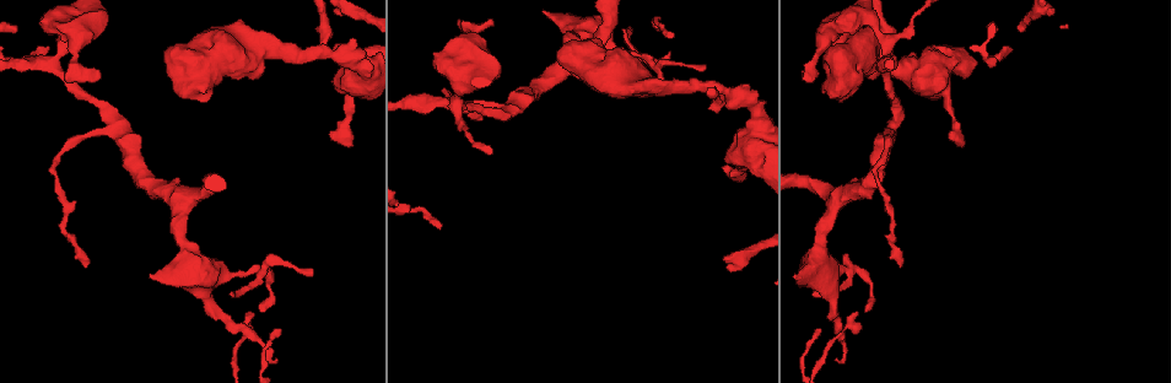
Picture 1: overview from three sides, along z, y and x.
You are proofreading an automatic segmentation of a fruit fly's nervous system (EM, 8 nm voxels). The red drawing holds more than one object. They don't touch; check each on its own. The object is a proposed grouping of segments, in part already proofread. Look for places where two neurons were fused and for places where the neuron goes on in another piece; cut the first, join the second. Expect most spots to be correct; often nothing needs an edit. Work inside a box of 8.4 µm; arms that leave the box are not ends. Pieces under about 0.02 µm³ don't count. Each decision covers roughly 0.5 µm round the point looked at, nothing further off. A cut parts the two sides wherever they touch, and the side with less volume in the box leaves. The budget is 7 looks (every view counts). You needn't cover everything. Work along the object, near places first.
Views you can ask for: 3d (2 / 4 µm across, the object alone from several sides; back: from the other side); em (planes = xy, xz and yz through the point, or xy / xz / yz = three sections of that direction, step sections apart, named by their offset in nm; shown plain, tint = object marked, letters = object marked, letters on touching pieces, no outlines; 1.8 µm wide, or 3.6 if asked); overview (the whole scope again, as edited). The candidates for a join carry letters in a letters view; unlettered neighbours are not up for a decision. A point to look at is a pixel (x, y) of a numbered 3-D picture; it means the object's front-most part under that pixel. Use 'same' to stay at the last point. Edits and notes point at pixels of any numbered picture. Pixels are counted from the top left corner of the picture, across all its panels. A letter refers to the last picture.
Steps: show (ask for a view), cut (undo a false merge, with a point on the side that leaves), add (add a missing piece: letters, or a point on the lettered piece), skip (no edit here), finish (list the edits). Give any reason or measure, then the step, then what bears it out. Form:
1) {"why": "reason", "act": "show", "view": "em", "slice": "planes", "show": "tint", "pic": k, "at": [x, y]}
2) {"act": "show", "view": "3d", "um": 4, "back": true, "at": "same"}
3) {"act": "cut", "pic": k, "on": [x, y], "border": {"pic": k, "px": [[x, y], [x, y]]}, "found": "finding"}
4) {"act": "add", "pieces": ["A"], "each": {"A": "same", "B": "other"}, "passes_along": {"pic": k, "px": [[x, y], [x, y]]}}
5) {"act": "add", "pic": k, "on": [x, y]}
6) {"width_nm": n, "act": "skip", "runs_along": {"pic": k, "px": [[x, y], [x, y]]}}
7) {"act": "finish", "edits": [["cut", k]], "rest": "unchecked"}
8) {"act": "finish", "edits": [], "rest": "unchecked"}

{"why": "three-way junction", "act": "show", "view": "em", "slice": "planes", "show": "letters", "pic": 1, "at": [831, 206]}

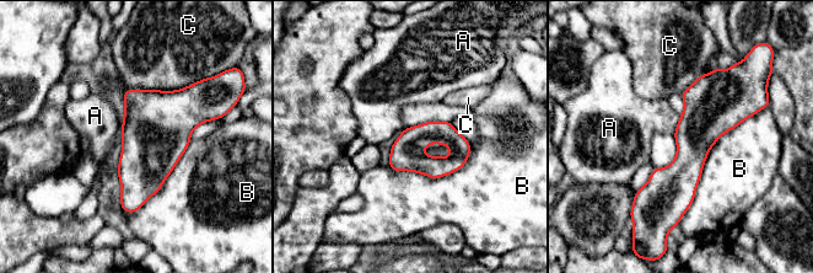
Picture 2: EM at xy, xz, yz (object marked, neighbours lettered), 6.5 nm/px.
{"width_nm": 220, "act": "skip", "each": {"A": "other", "B": "other", "C": "other"}, "border": {"pic": 2, "px": [[680, 116], [673, 134]]}, "found": "continuous, no second neuron"}

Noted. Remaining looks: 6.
{"why": "sharp bend", "act": "show", "view": "3d", "um": 4, "pic": 1, "at": [598, 63]}

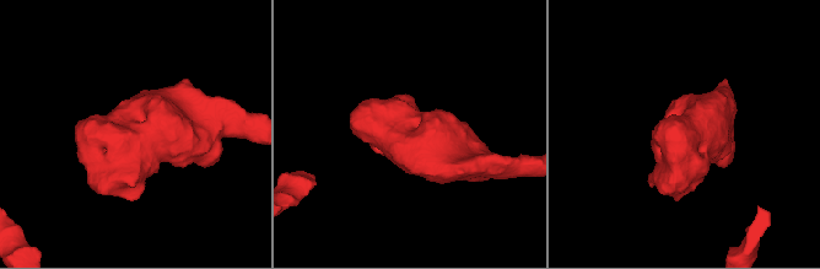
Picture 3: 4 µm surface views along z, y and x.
{"act": "show", "view": "em", "um": 3.6, "slice": "xy", "step": 4, "show": "tint", "pic": 3, "at": [141, 148]}

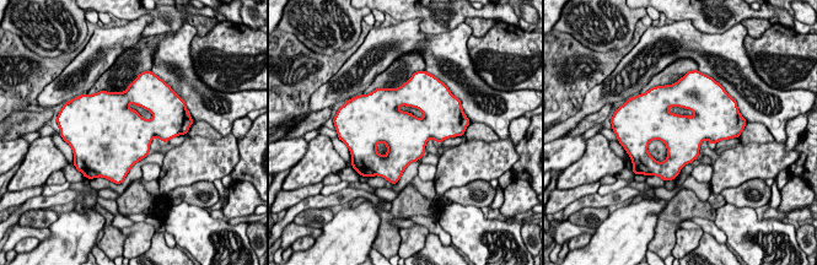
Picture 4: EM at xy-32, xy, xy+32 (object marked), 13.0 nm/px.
{"act": "show", "view": "em", "um": 3.6, "slice": "planes", "show": "letters", "at": "same"}

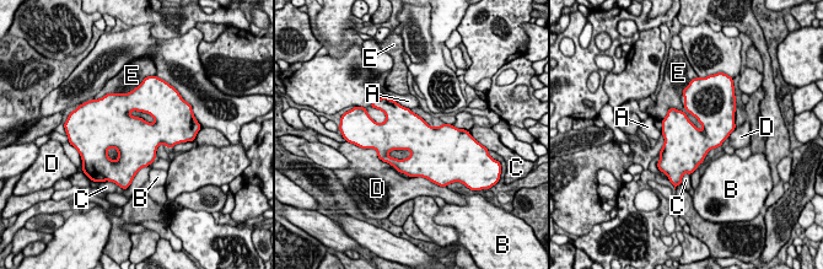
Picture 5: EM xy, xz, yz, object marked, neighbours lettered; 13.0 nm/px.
{"longest_contact_nm": ["C", 400], "act": "skip", "each": {"A": "other", "B": "other", "C": "other", "D": "other", "E": "other"}, "border": {"pic": 5, "px": [[139, 111], [146, 112], [155, 122]]}, "found": "all the same neuron"}

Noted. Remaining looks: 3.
{"why": "tapers out", "act": "show", "view": "3d", "um": 2, "pic": 1, "at": [476, 117]}

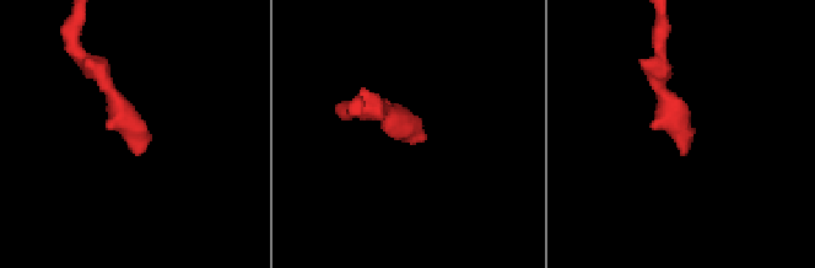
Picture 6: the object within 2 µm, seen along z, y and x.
{"why": "need the tissue", "act": "show", "view": "em", "um": 3.6, "slice": "yz", "step": 8, "show": "letters", "pic": 6, "at": [687, 150]}

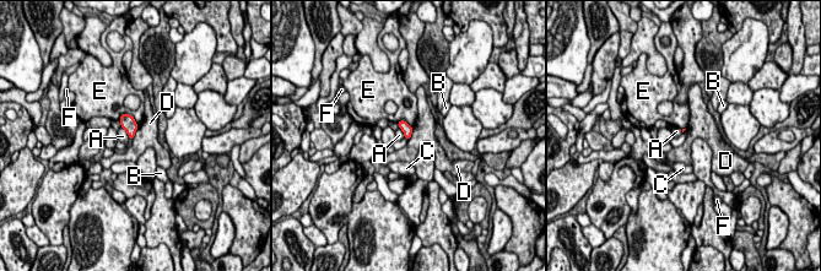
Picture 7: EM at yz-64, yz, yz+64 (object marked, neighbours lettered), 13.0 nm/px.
{"why": "cut it another way", "act": "show", "view": "em", "um": 3.6, "slice": "planes", "show": "letters", "at": "same"}

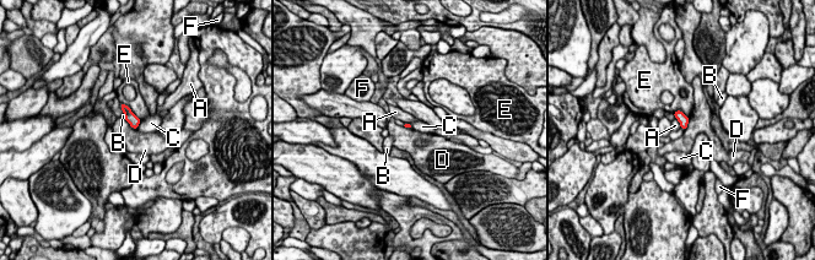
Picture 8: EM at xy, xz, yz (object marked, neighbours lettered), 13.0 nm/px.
{"act": "skip", "each": {"A": "other", "B": "other", "C": "other", "D": "other", "E": "other", "F": "other"}, "border": {"pic": 8, "px": [[124, 117], [136, 129]]}, "found": "no lettered piece goes on from it"}

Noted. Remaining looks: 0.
{"act": "finish", "edits": [], "rest": "unchecked"}

